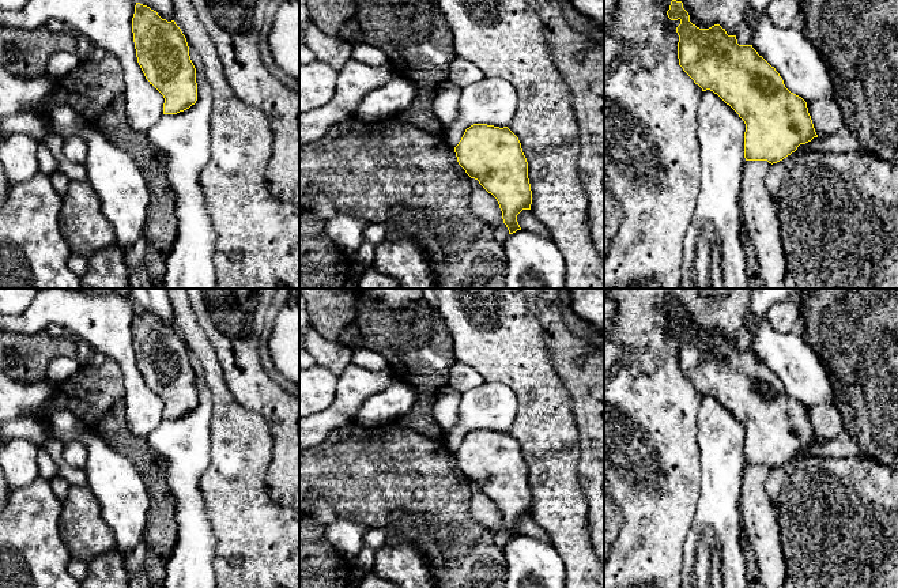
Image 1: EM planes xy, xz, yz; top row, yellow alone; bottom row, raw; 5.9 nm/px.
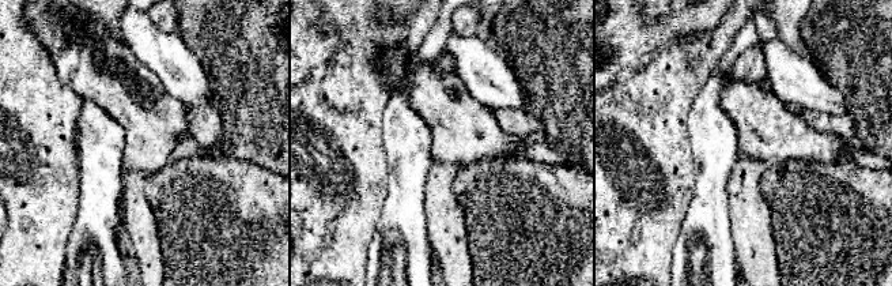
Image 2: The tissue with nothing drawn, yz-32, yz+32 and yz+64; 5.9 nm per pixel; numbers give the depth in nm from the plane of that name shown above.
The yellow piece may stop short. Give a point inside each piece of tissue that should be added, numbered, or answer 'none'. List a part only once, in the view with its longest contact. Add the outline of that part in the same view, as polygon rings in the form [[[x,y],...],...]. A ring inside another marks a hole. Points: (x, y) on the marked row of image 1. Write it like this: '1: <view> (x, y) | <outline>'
none

